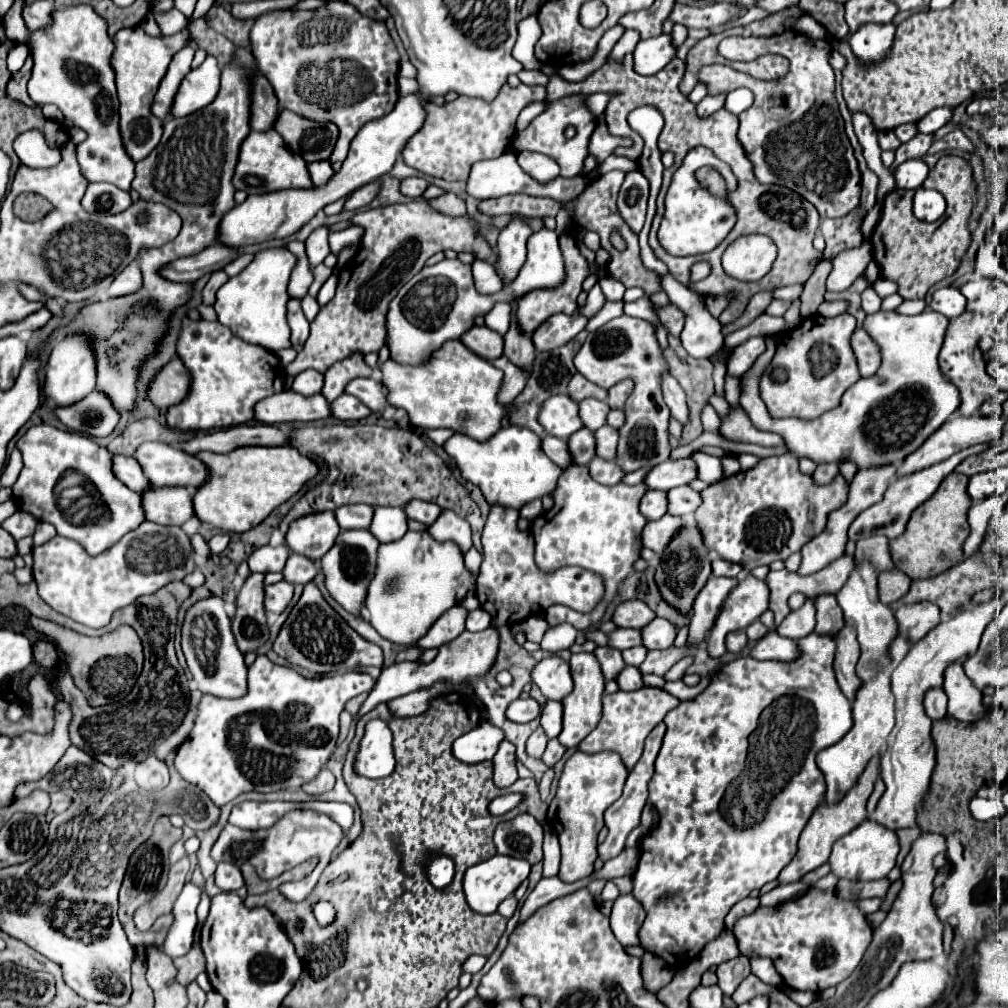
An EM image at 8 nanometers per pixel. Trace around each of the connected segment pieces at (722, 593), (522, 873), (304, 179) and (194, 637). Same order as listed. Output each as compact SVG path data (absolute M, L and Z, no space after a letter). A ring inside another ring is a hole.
M715 576L709 578L709 582L703 586L701 594L697 594L693 602L693 616L689 622L689 642L695 642L697 646L701 644L705 634L713 626L723 600L735 586L737 578L715 578Z
M495 854L493 858L467 868L467 872L463 876L463 890L467 896L467 904L479 914L493 914L497 910L497 906L517 890L517 886L529 876L530 871L531 865L527 860L501 856L501 854Z
M275 130L251 132L243 140L241 152L239 152L239 162L237 162L235 176L233 176L233 184L237 190L243 190L247 194L265 194L265 192L273 192L273 190L313 186L313 182L309 178L307 162L301 156L293 154Z
M207 598L197 602L193 608L187 610L185 622L183 622L183 638L181 638L183 654L187 658L187 666L203 694L213 694L221 698L241 698L247 690L247 666L243 660L243 654L237 650L233 632L231 632L231 620L227 618L223 610L221 598ZM211 654L215 656L215 670L211 672Z

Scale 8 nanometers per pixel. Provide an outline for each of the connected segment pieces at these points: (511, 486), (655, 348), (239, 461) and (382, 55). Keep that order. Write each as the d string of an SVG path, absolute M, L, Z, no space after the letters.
M523 426L503 428L489 442L477 442L473 438L463 440L461 434L453 434L443 448L457 462L463 478L479 486L489 504L515 510L535 498L549 494L563 472L563 468L559 468L551 458L545 458L545 452L541 450L541 438Z
M619 316L603 324L597 332L591 332L575 356L575 368L593 384L611 388L613 384L631 378L635 382L633 394L625 404L627 422L619 430L617 464L625 472L637 468L653 468L669 458L669 408L663 402L661 378L669 372L663 348L657 342L651 322L631 316Z
M245 446L229 454L199 452L197 458L209 468L211 478L193 498L195 516L201 522L209 522L219 530L235 534L259 526L275 508L295 496L307 480L319 474L317 462L299 454L293 446Z
M343 2L343 10L333 14L343 14L339 16L343 20L315 20L315 10L273 10L261 14L251 28L251 50L261 74L271 82L281 108L303 118L315 118L317 122L333 122L339 126L339 140L329 160L343 162L357 130L365 122L389 114L397 104L399 52L383 22L361 16L359 10L347 2Z

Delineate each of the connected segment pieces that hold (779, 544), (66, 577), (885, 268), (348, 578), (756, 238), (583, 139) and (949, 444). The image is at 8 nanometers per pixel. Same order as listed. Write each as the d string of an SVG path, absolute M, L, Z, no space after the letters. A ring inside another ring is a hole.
M795 454L761 458L759 464L747 472L723 478L701 492L703 504L695 512L695 524L703 534L705 548L717 552L723 560L739 564L745 572L757 566L771 564L775 560L787 560L793 552L799 552L811 538L821 534L827 524L829 512L841 508L849 496L849 482L837 474L829 484L817 484L813 476L799 470Z
M143 522L137 530L131 534L123 536L115 546L105 550L99 556L89 556L77 542L69 538L55 536L43 546L33 548L33 578L39 586L39 596L57 612L63 616L69 616L71 620L91 626L91 628L103 628L111 622L111 616L115 610L121 610L129 606L133 600L145 594L153 594L159 588L167 586L169 582L183 580L187 574L195 570L195 560L193 560L193 546L189 536L179 528L179 526L161 526L153 522Z
M953 154L941 156L939 162L929 170L929 176L921 184L921 188L931 188L943 194L947 210L939 220L917 220L913 214L915 190L905 190L901 196L901 188L897 188L889 196L885 196L881 222L871 234L873 258L881 268L881 276L895 280L899 284L899 294L905 300L925 298L933 284L953 276L959 270L961 260L971 244L971 230L967 224L975 210L977 188L969 162Z
M347 530L337 536L335 546L325 554L325 558L321 558L321 572L325 576L327 592L341 608L359 618L365 606L365 590L369 590L369 582L377 570L377 546L379 542L373 534L369 534L369 530Z
M749 234L737 238L727 248L727 274L739 280L763 278L777 258L775 242L765 234Z
M565 96L561 100L555 100L547 106L547 110L543 114L539 114L523 132L517 132L513 138L513 148L515 150L533 150L533 152L541 152L551 156L559 166L561 166L561 176L573 178L581 172L583 168L583 160L587 158L587 144L589 144L589 136L595 130L595 118L593 114L585 108L583 104L583 96ZM567 126L575 126L577 134L575 138L565 138L565 128Z
M993 414L993 416L969 416L969 418L953 416L939 430L935 430L913 454L909 454L909 458L905 458L905 462L899 468L899 476L909 476L909 474L913 474L917 470L929 468L929 466L953 456L957 450L997 440L1001 436L1001 428L1003 428L1003 418L999 414Z

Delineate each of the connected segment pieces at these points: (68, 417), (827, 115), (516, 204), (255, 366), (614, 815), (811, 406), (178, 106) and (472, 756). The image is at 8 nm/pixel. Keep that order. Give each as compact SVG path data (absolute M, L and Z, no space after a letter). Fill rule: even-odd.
M97 390L73 406L55 408L55 414L67 428L93 438L109 436L119 422L119 414L113 410L109 398Z
M793 30L761 40L765 40L763 54L781 52L791 62L783 82L793 84L797 90L793 112L767 116L767 112L761 110L763 102L769 98L767 94L773 88L773 80L757 80L729 66L711 64L701 68L699 82L709 86L709 94L729 92L743 86L755 94L753 106L739 114L741 126L737 136L755 166L755 176L759 182L781 184L799 192L819 210L821 218L847 216L853 208L857 208L861 198L861 172L835 100L835 72L829 64L833 48L827 40L805 38L805 34L797 34Z
M509 194L495 200L483 200L479 204L479 212L483 214L523 214L527 218L543 218L555 216L561 204L551 198L535 198L527 194Z
M189 318L183 320L177 352L193 374L193 382L185 402L167 410L169 428L213 430L247 424L249 420L253 420L253 406L259 400L283 390L285 372L279 356L267 348L253 346L237 338L219 322L193 322Z
M661 722L661 724L657 724L657 726L653 728L653 732L647 736L643 756L641 756L641 760L635 764L635 768L629 772L629 778L627 778L627 782L625 782L625 790L623 790L621 798L619 798L617 802L613 802L613 806L609 806L607 812L605 812L605 826L609 828L609 834L607 834L607 840L599 846L599 858L605 860L605 862L621 854L629 832L631 832L635 826L641 824L641 810L643 810L643 806L647 804L647 784L649 784L651 776L653 776L653 764L655 764L657 752L659 752L659 748L661 748L663 736L665 736L665 724Z
M821 314L805 318L797 328L785 334L781 350L759 378L759 394L771 418L811 420L839 406L843 392L853 386L861 374L849 338L857 320L851 314L825 318Z
M207 56L207 60L199 68L191 70L183 78L171 114L175 118L187 116L211 104L219 92L219 74L221 70L217 66L217 60L213 56Z
M483 720L477 728L473 728L471 732L463 734L453 742L453 754L457 759L468 764L492 760L501 740L503 740L503 732L497 726Z

